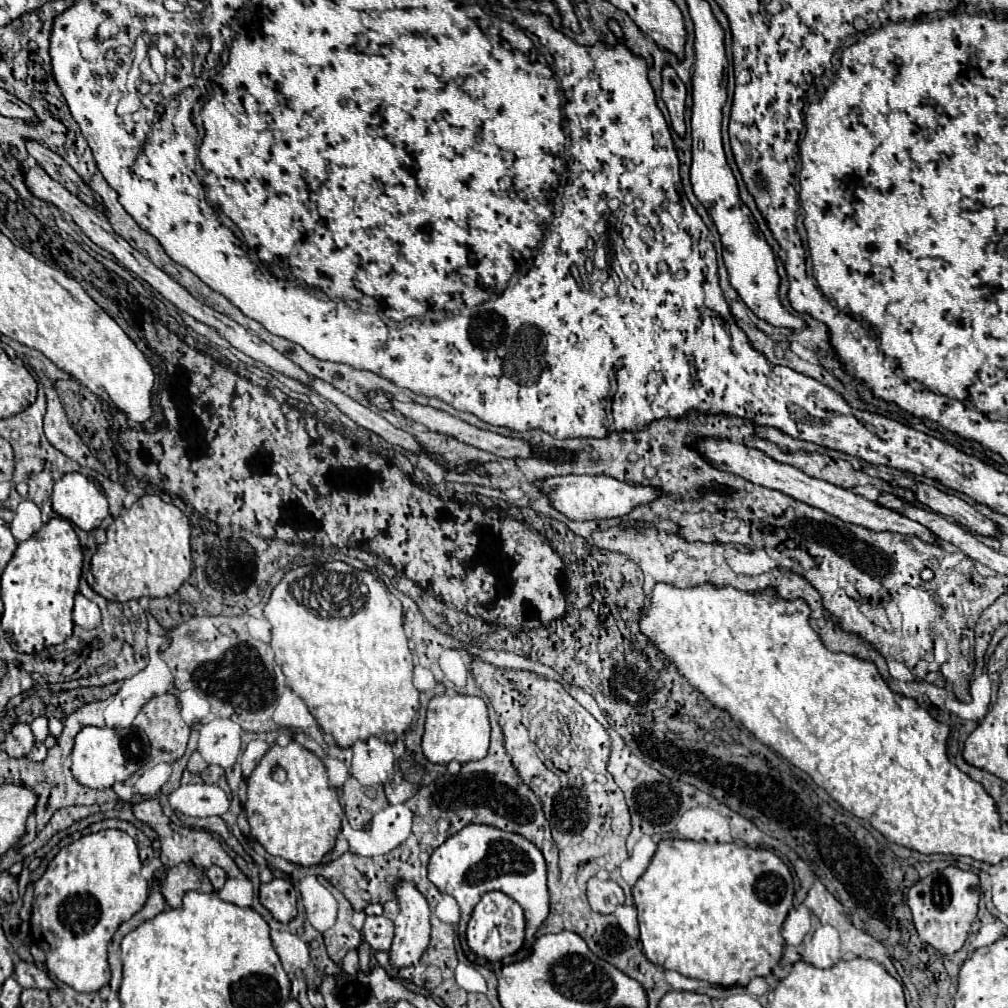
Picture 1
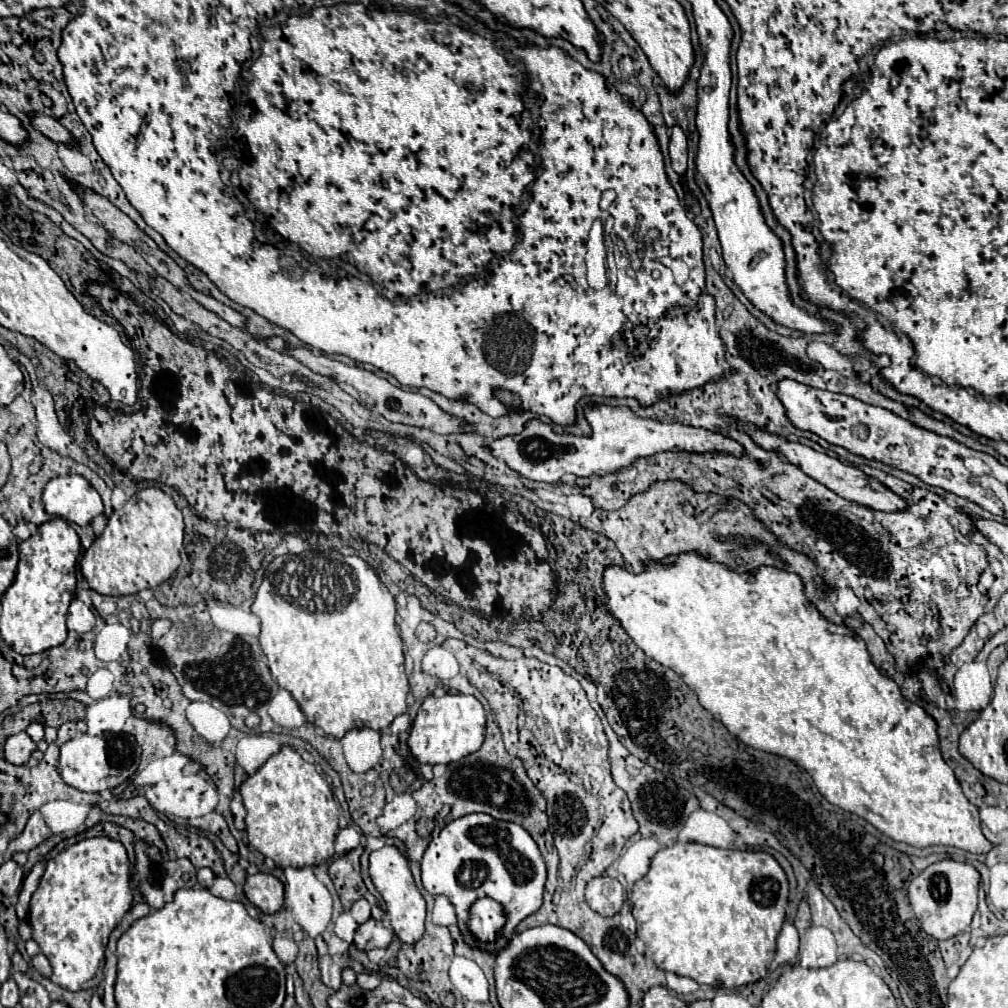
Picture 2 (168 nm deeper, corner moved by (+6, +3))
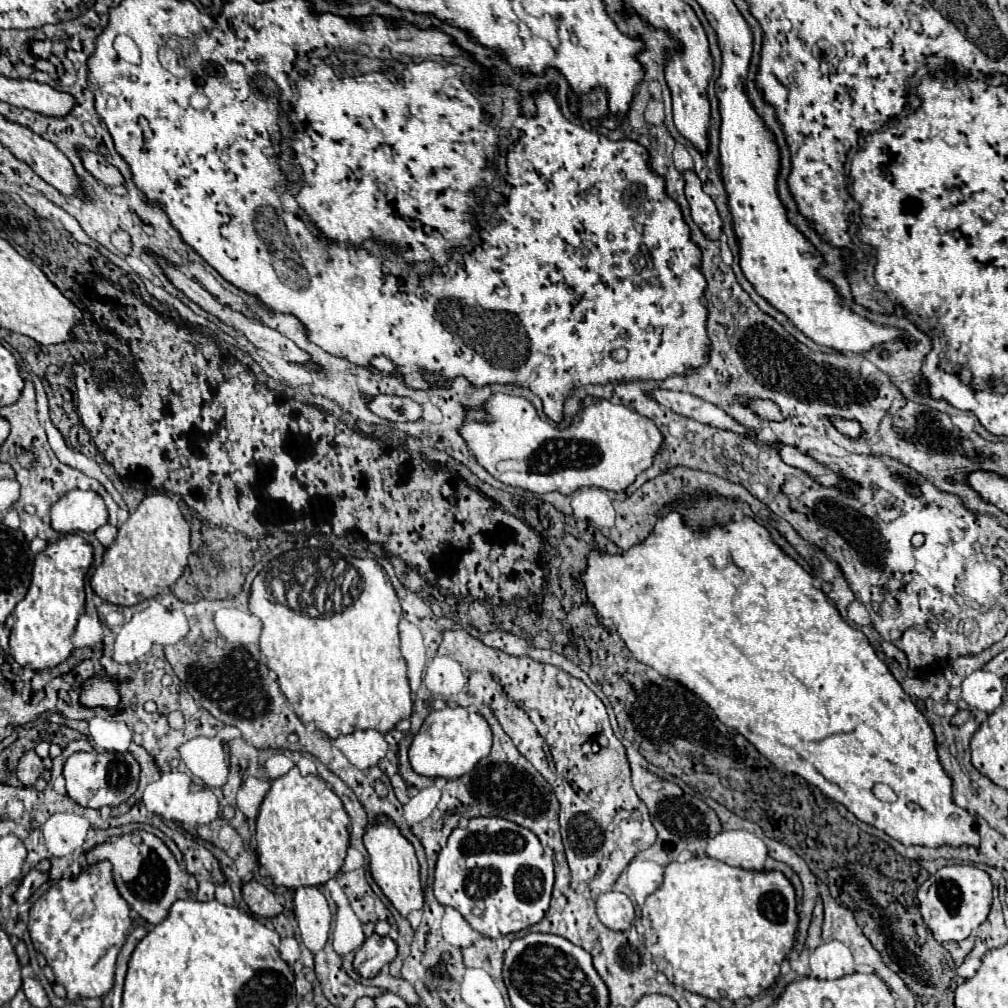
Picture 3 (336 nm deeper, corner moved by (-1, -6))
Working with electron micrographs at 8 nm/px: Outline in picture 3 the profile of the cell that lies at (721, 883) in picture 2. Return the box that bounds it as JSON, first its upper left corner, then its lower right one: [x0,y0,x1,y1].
[642,858,798,1000]

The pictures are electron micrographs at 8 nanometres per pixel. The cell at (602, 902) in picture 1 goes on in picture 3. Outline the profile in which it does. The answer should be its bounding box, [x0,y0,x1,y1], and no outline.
[596,892,634,930]

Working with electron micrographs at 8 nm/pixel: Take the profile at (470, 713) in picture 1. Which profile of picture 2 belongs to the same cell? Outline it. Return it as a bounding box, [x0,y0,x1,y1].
[409,695,485,765]

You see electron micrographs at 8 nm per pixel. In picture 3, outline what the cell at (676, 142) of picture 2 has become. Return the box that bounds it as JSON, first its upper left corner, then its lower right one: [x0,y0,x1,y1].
[682,170,722,240]

